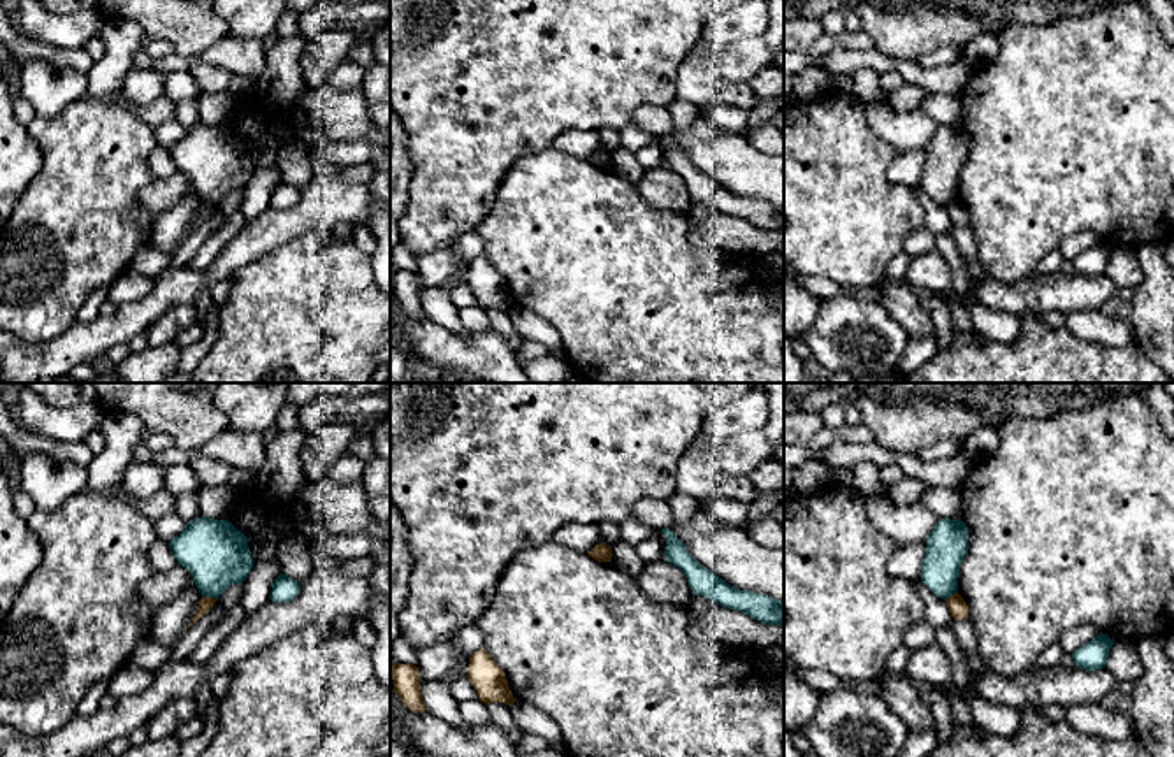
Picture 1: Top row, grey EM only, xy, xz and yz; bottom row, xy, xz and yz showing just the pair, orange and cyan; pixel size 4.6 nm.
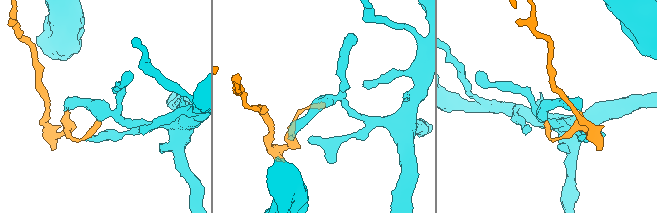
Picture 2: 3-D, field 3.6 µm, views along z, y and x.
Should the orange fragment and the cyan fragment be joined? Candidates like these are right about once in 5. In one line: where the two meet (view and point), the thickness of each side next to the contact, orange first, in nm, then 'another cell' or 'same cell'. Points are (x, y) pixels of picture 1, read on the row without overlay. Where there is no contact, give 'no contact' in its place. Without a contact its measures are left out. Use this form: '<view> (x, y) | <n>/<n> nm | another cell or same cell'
xy (210, 204) | 60/300 nm | another cell

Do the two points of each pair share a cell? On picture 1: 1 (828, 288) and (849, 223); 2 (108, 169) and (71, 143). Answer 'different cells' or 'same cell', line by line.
1: different cells
2: same cell

